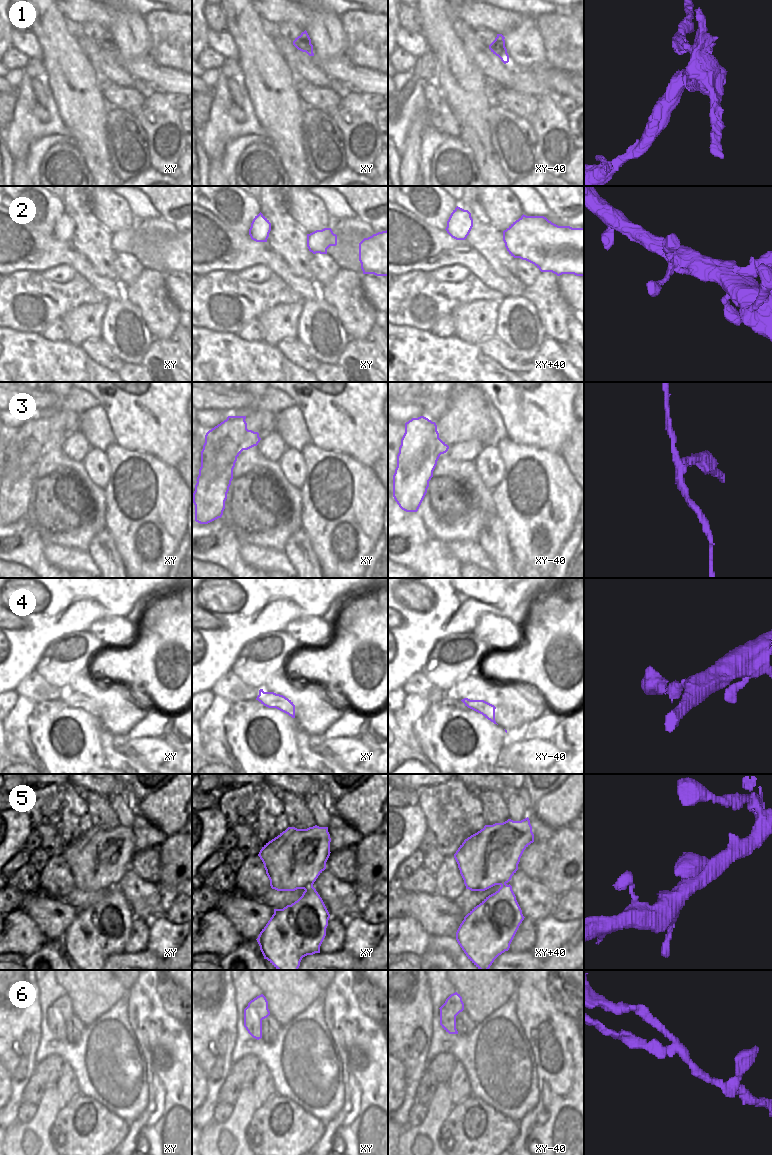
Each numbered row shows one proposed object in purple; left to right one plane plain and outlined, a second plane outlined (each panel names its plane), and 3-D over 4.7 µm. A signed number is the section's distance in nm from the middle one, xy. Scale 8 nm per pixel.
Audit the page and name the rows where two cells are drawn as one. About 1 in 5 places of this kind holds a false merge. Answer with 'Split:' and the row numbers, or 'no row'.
Split: 1, 3, 6

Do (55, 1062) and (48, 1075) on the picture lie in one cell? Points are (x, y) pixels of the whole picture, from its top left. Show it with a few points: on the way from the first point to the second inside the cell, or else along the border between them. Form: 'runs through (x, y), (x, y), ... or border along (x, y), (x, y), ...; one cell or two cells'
runs through (52, 1065), (49, 1072); one cell

